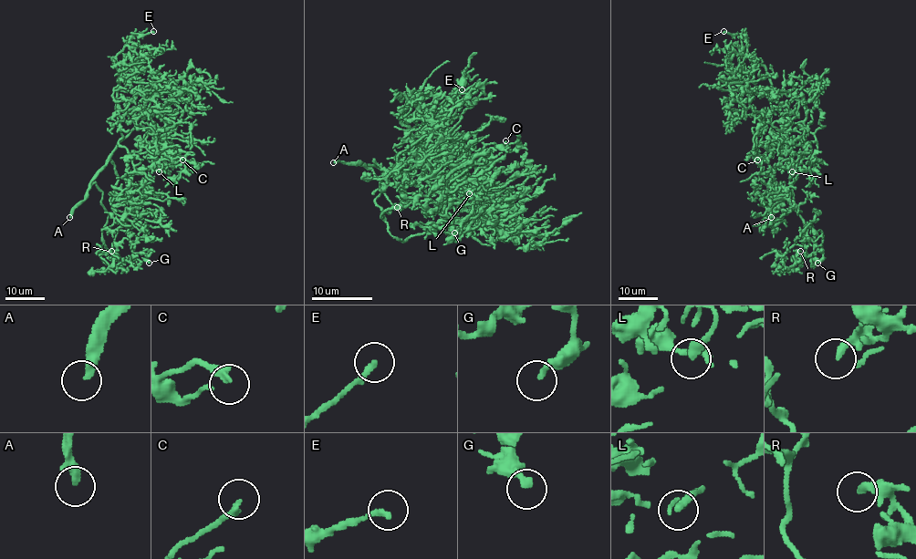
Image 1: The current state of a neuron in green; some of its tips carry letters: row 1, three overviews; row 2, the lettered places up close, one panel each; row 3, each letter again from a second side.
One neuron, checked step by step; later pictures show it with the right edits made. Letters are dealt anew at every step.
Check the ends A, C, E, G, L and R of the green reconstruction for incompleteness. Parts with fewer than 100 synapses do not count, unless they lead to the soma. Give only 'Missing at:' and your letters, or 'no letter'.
Missing at: A

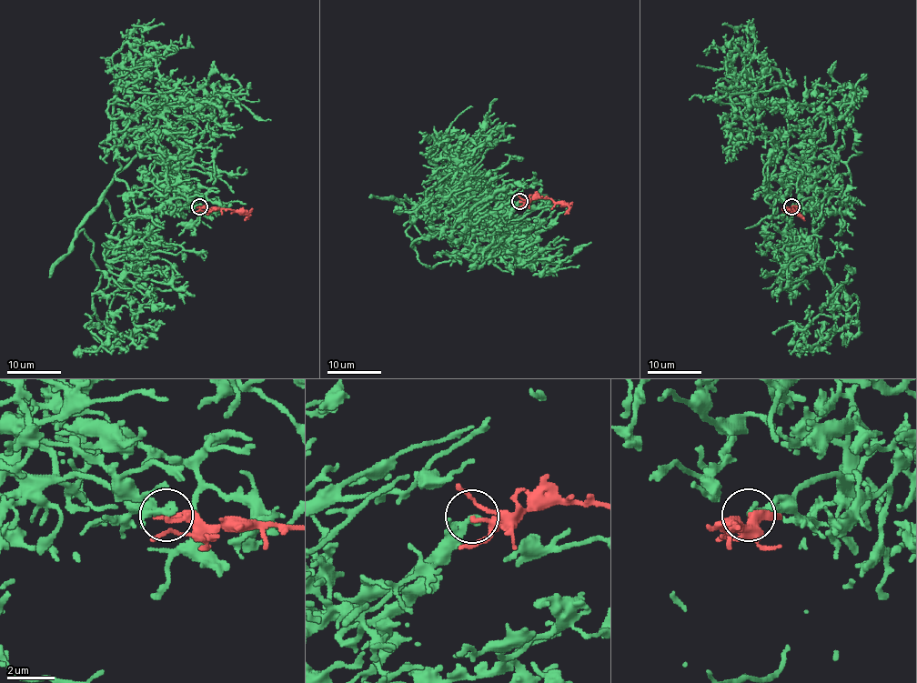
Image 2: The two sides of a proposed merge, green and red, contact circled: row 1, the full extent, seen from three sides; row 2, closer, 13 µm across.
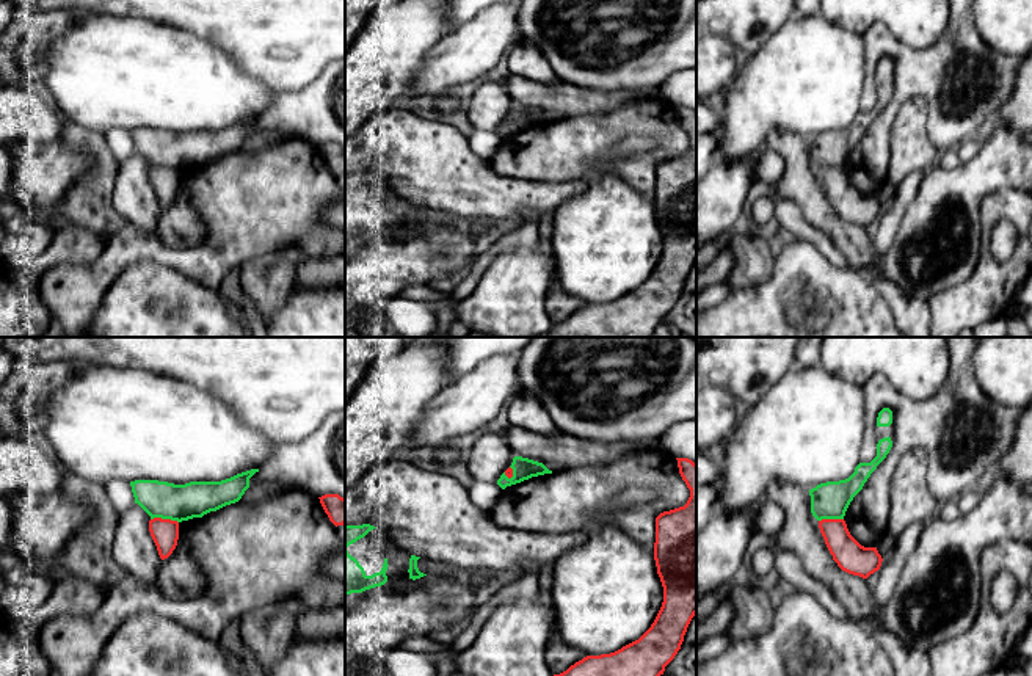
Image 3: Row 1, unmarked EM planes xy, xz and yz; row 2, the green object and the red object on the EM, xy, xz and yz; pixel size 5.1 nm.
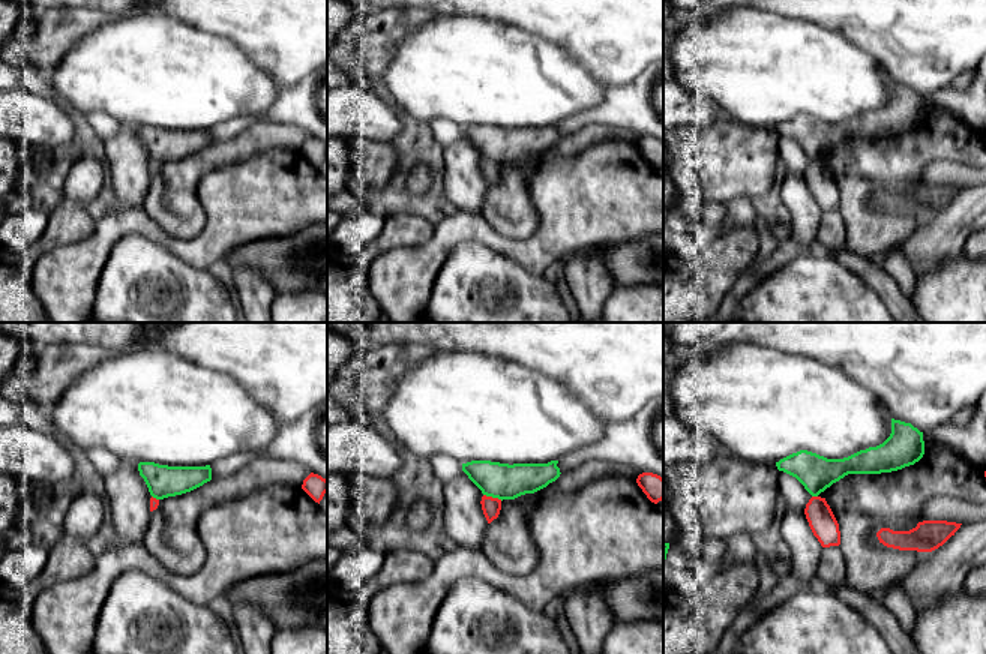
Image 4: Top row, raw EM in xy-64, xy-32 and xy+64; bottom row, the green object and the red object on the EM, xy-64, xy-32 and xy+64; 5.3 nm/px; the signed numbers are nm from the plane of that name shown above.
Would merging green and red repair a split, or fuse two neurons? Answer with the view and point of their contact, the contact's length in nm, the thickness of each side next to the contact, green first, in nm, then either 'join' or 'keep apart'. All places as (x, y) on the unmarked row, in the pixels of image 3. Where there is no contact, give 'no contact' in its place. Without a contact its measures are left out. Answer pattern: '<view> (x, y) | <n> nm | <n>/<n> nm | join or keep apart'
xy (165, 167) | 150 nm | 190/140 nm | keep apart

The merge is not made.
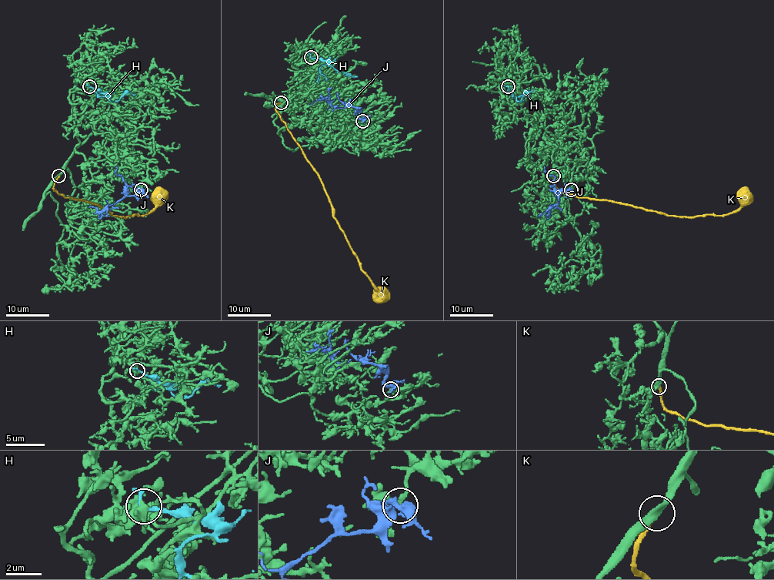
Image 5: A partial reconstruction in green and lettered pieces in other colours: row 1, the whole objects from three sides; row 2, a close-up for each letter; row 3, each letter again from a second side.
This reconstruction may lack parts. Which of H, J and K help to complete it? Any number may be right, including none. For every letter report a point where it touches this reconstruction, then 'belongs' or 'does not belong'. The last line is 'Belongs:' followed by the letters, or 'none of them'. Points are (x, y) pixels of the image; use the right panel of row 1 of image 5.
H: (508, 86) | does not belong
J: (571, 189) | does not belong
K: (553, 176) | does not belong
Belongs: none of them

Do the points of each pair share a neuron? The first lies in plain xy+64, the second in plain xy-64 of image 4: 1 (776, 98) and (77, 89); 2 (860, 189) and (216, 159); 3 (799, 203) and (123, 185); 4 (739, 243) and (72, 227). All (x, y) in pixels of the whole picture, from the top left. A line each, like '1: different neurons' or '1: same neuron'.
1: same neuron
2: different neurons
3: same neuron
4: same neuron

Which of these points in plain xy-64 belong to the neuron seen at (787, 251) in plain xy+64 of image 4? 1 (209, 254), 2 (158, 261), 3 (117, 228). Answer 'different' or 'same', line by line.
1: same
2: different
3: same

